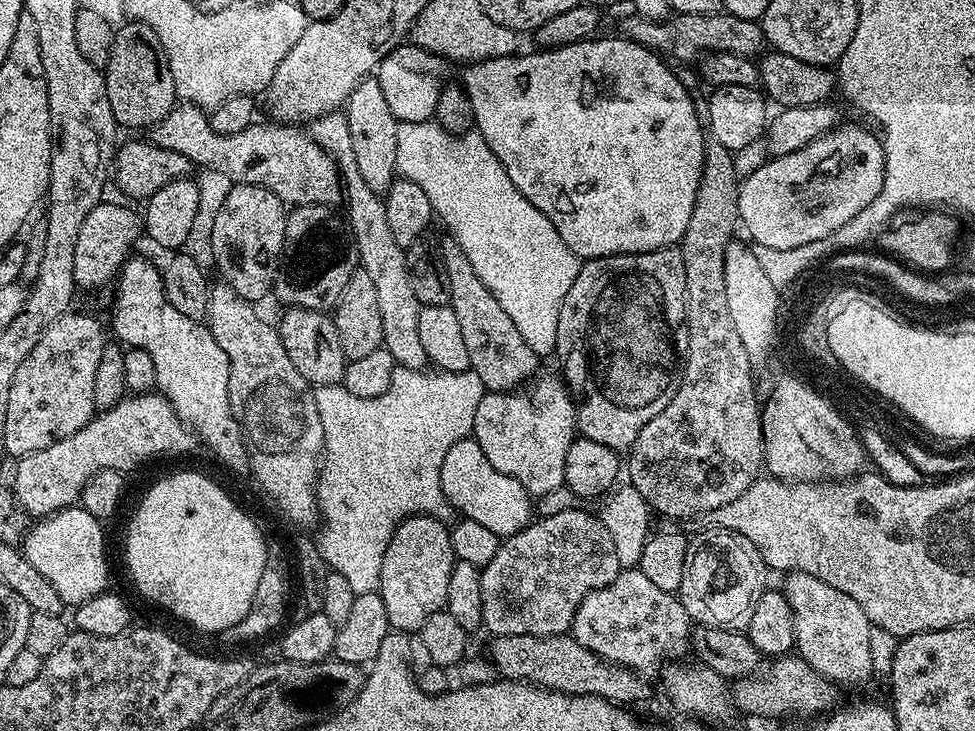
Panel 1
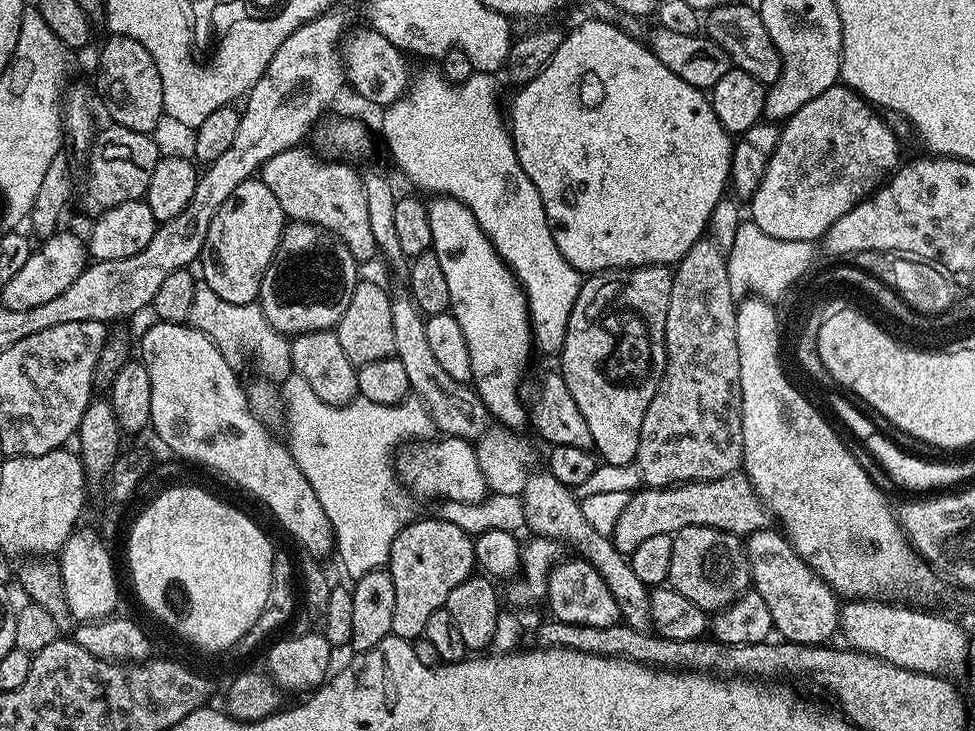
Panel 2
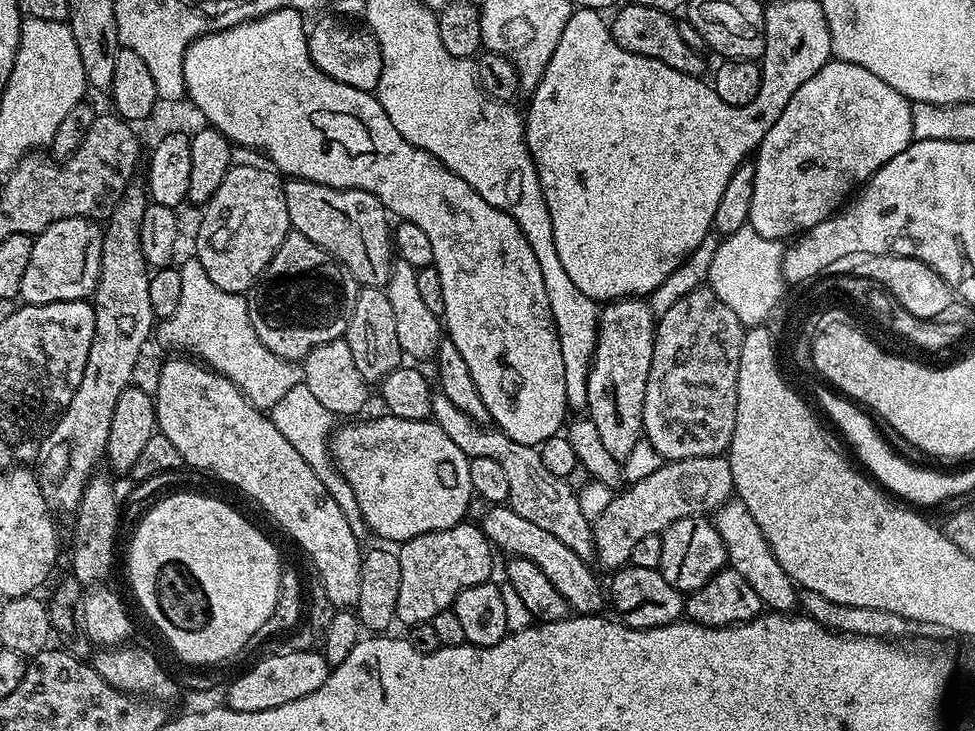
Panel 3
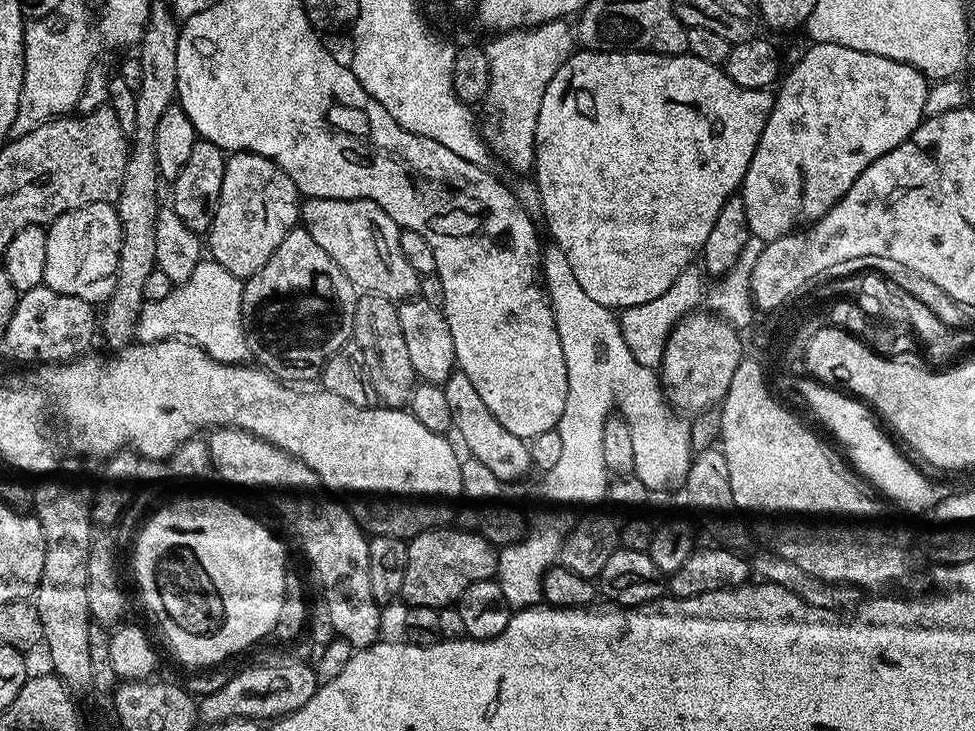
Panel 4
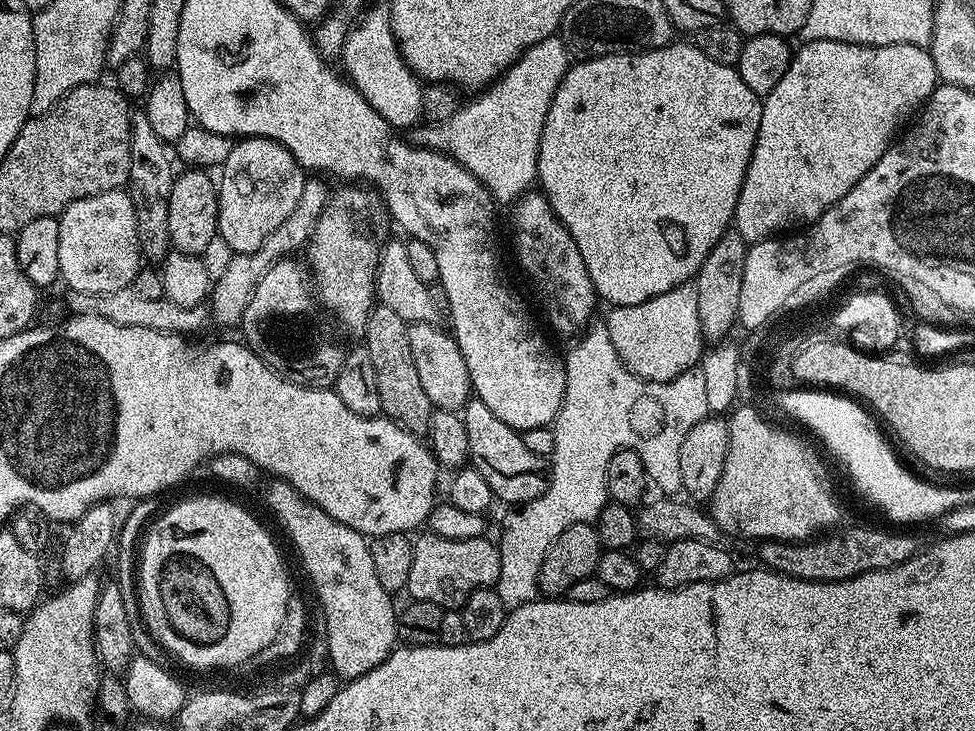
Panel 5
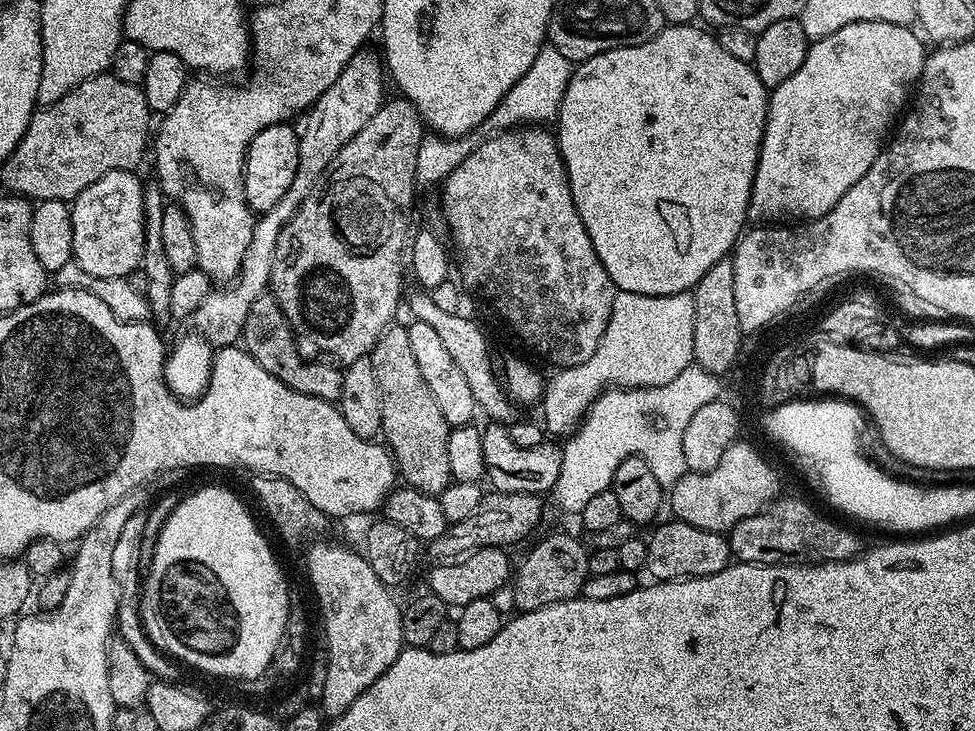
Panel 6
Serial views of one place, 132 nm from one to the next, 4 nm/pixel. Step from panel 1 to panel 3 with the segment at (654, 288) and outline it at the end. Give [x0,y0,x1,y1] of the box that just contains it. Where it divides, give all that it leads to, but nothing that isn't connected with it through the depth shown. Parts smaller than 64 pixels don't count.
[587,298,656,462]

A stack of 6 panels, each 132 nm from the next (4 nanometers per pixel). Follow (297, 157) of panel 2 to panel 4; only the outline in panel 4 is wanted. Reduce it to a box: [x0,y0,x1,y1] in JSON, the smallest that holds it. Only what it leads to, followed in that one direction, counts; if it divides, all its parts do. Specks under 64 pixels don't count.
[300,199,421,302]

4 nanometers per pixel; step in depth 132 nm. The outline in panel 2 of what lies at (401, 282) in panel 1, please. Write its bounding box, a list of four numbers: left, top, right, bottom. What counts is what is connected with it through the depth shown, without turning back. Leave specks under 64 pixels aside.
[392,295,490,442]

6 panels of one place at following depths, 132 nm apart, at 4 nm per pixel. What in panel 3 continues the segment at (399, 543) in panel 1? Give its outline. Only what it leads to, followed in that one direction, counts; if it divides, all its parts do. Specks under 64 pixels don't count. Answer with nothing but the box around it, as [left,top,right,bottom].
[396,522,494,626]

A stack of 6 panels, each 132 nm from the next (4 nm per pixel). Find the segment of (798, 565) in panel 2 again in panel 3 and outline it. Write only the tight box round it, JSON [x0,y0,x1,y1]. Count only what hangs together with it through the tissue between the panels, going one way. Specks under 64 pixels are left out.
[714,498,798,613]

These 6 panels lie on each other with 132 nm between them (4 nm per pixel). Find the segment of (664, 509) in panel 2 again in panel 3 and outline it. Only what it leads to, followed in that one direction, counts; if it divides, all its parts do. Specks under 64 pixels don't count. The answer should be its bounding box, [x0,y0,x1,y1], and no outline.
[591,455,733,570]

